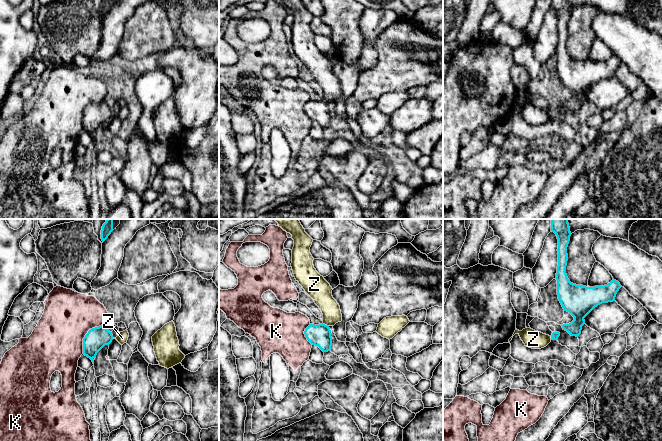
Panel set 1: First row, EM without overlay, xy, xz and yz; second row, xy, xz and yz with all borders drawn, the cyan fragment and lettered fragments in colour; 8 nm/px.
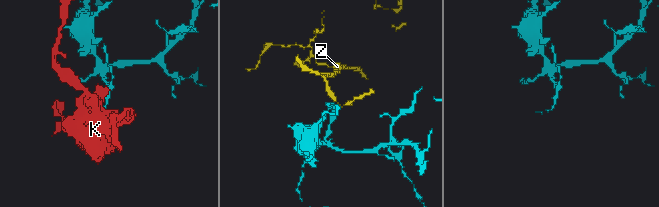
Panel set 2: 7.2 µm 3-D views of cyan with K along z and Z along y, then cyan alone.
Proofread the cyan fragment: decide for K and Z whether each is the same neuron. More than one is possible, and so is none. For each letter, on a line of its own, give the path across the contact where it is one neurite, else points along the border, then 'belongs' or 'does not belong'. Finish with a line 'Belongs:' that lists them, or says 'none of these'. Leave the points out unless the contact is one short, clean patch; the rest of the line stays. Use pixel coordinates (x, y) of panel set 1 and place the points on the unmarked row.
K: does not belong
Z: runs through xz (319, 111), (324, 100), (327, 80), (321, 69); belongs
Belongs: Z

